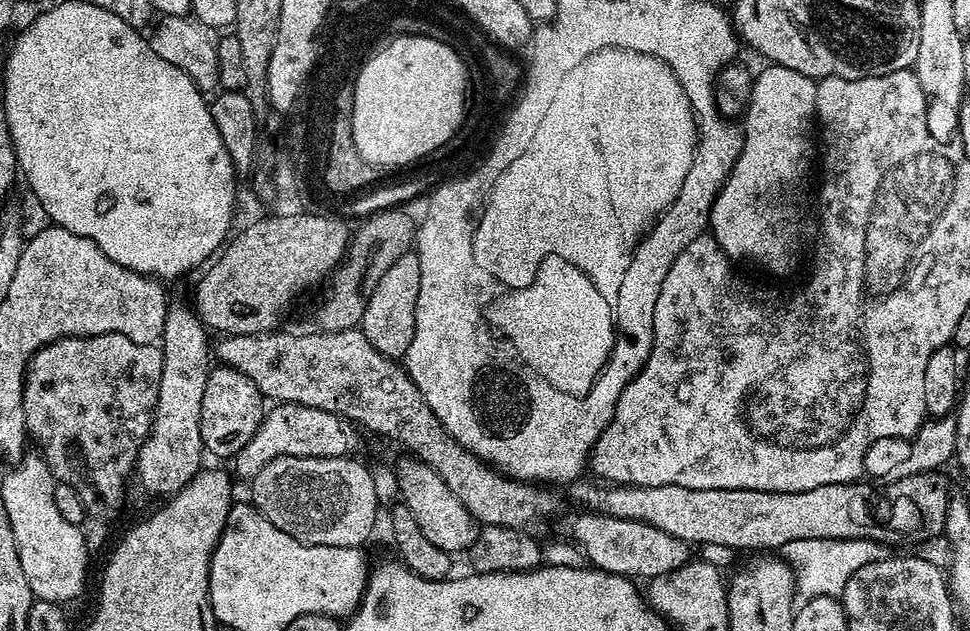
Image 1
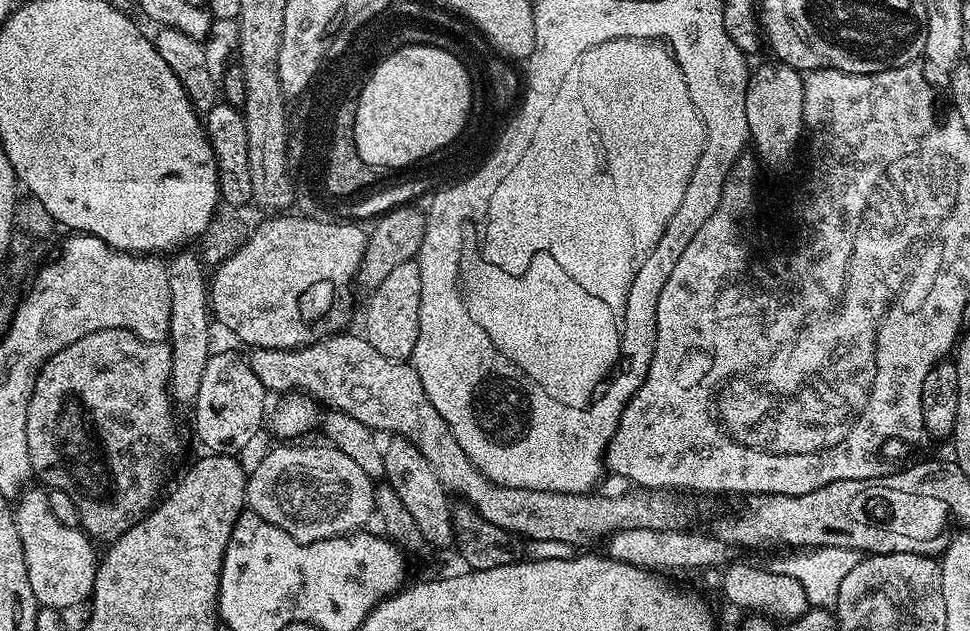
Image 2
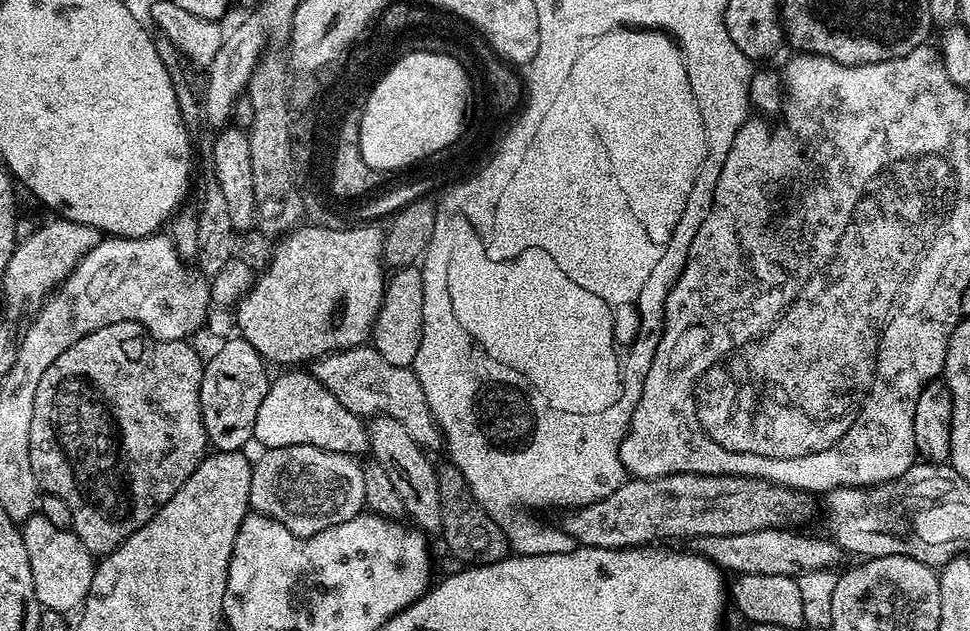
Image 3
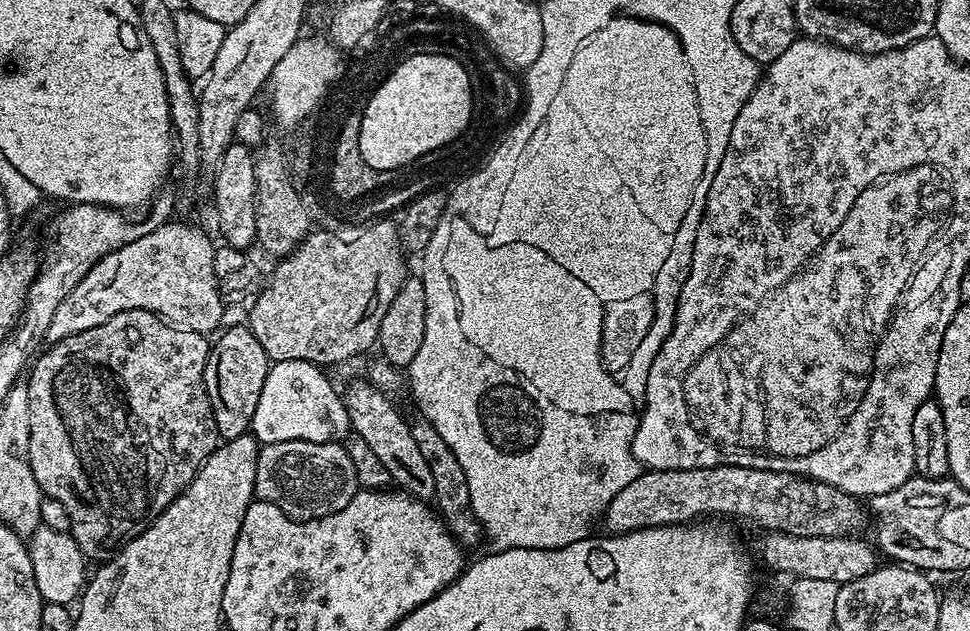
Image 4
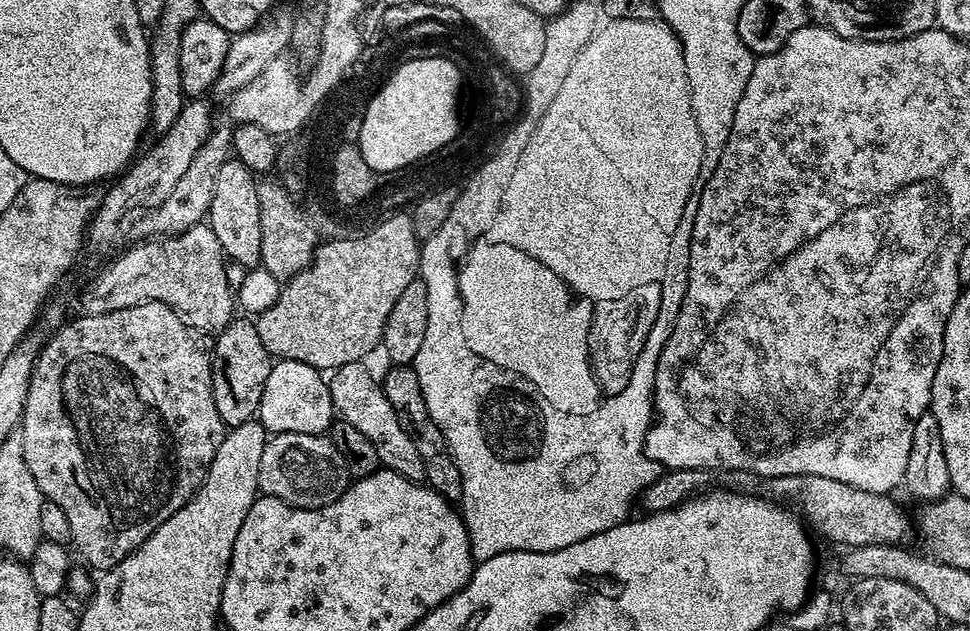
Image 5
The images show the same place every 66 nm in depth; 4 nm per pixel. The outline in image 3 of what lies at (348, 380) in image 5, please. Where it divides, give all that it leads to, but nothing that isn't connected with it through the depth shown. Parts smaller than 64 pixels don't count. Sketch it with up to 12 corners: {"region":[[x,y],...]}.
{"region":[[371,417],[371,459],[411,523],[439,533],[437,465],[402,422]]}

